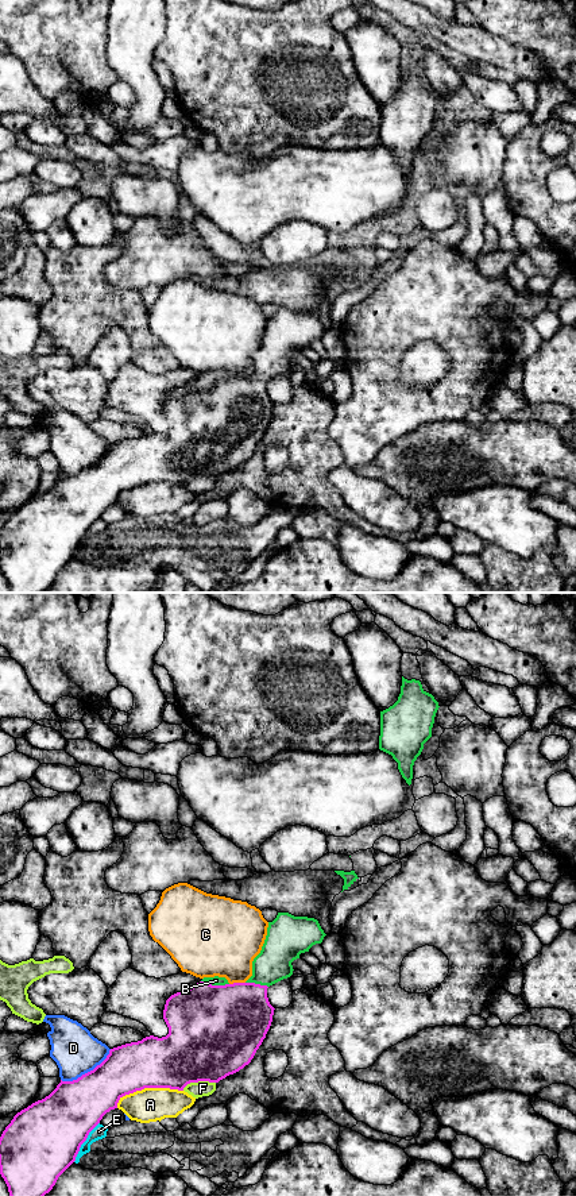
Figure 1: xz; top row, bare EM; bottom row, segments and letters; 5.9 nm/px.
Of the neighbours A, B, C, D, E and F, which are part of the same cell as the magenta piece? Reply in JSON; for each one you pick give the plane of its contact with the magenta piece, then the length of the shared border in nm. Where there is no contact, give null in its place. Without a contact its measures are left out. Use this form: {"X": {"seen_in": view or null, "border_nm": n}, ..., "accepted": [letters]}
{"B": {"seen_in": "xz", "border_nm": 170}, "accepted": ["B"]}

